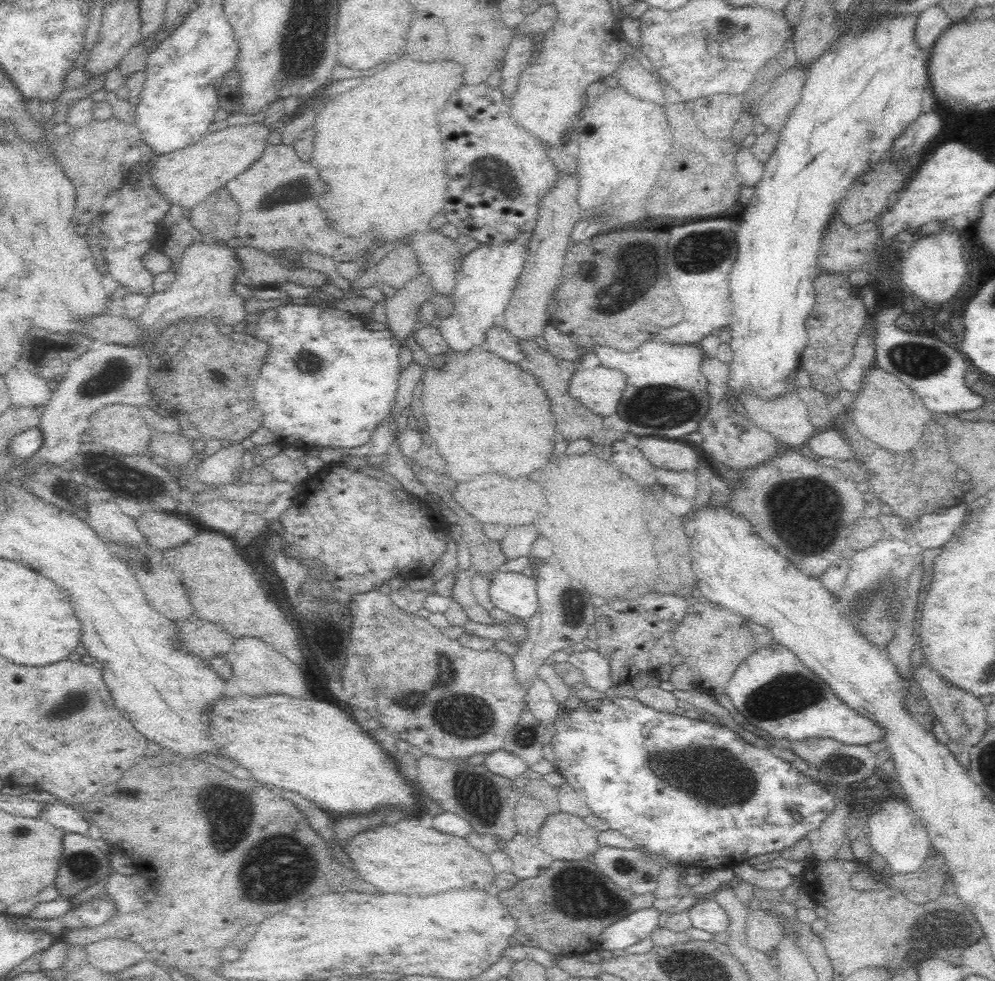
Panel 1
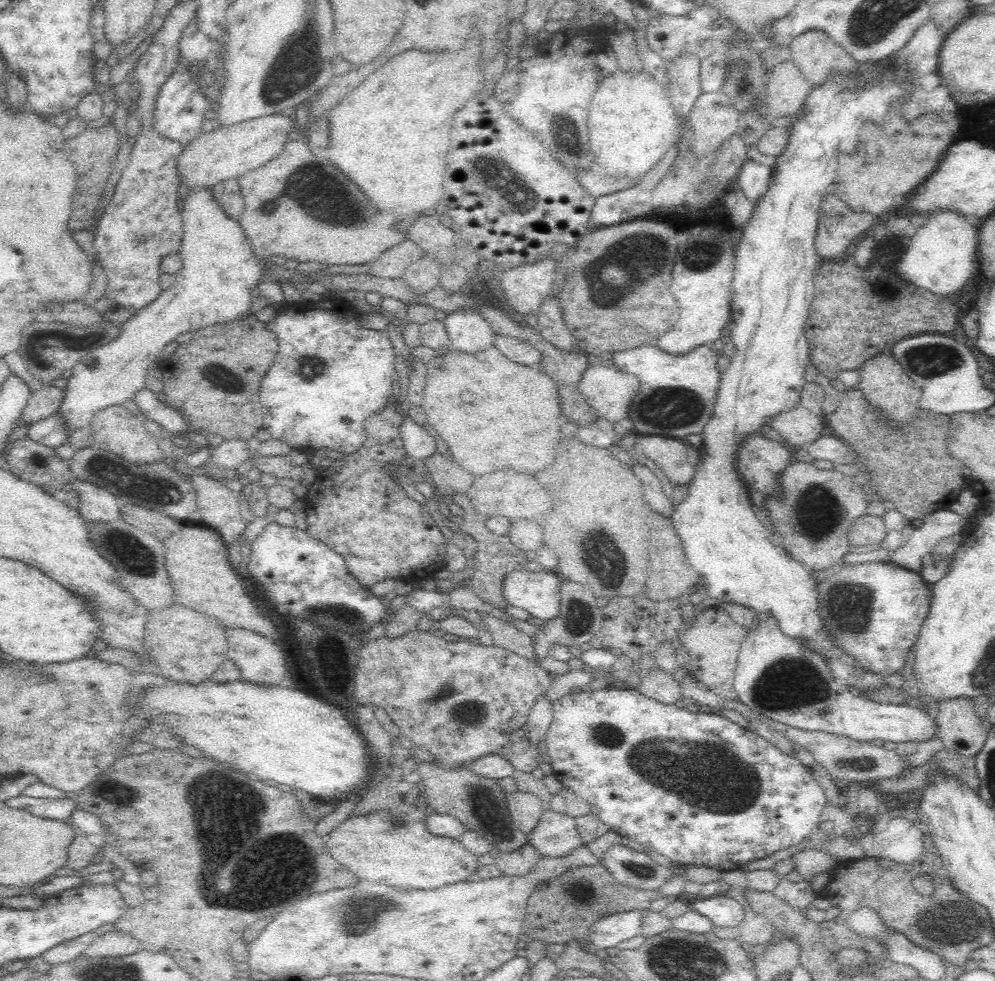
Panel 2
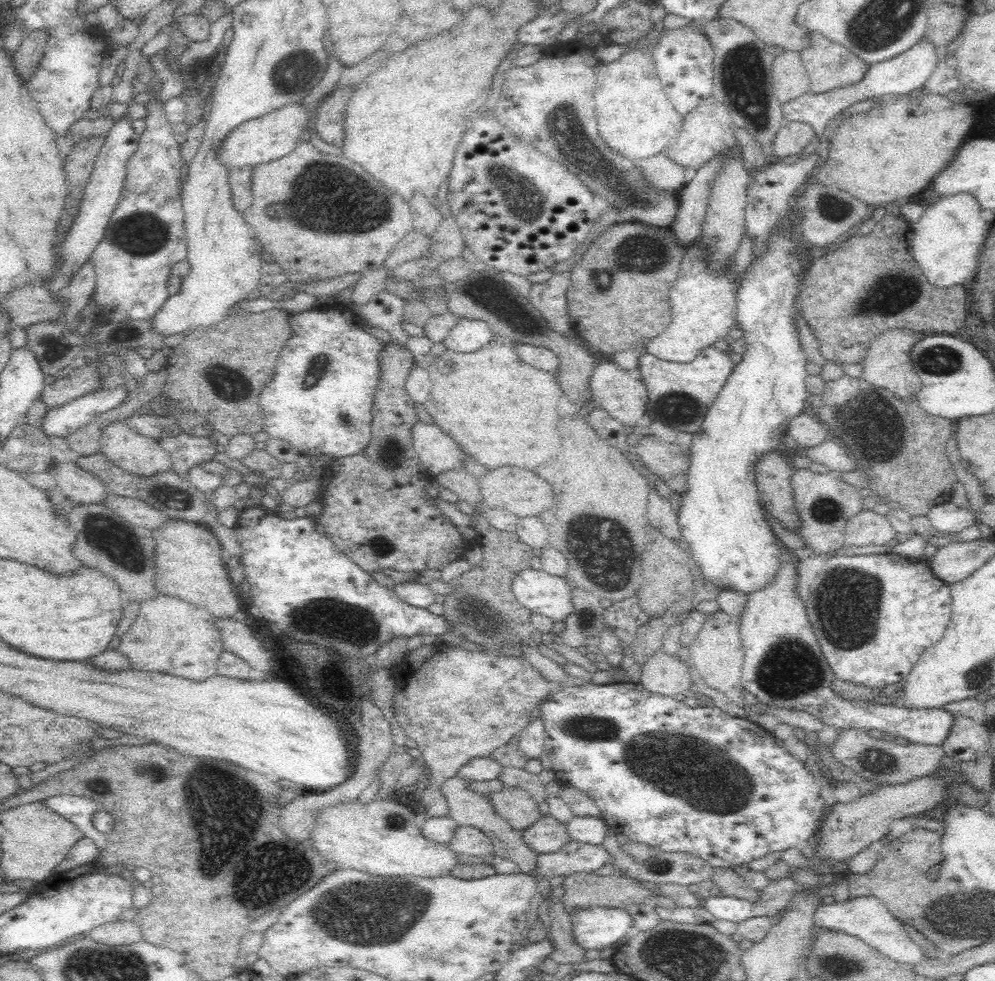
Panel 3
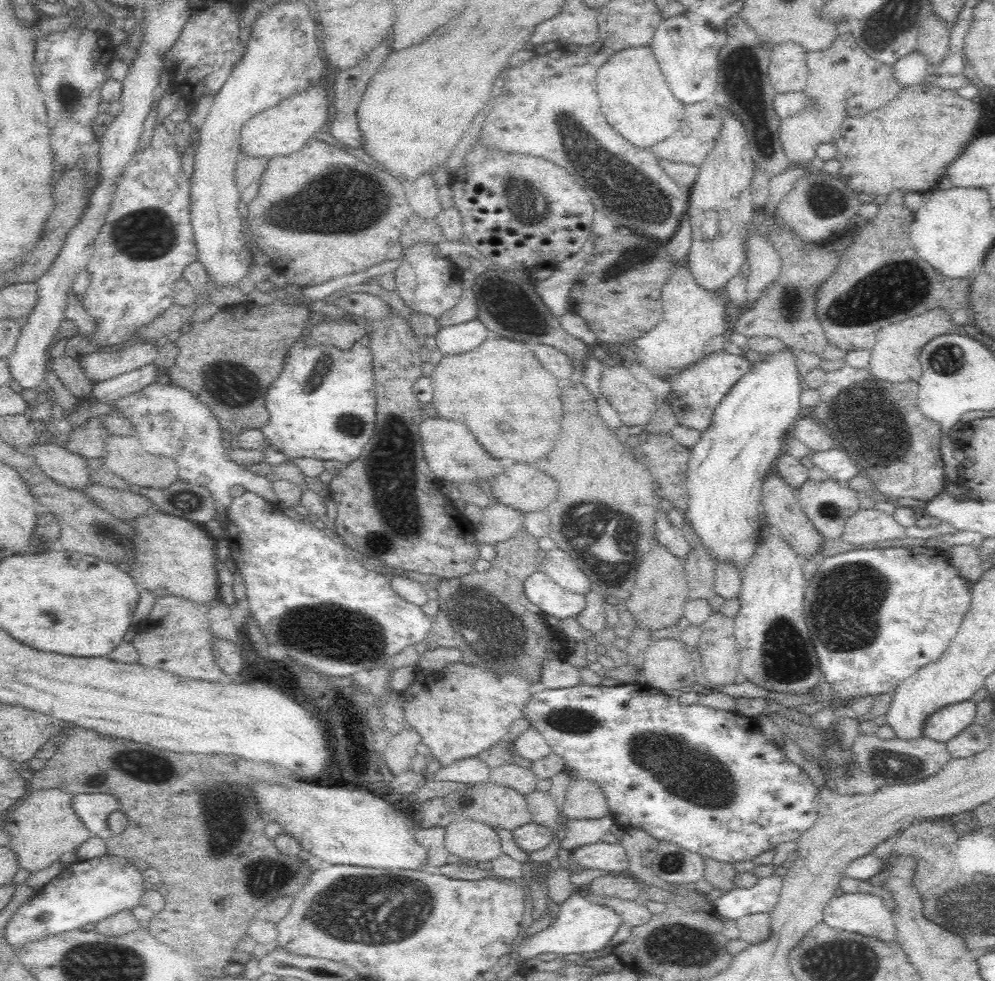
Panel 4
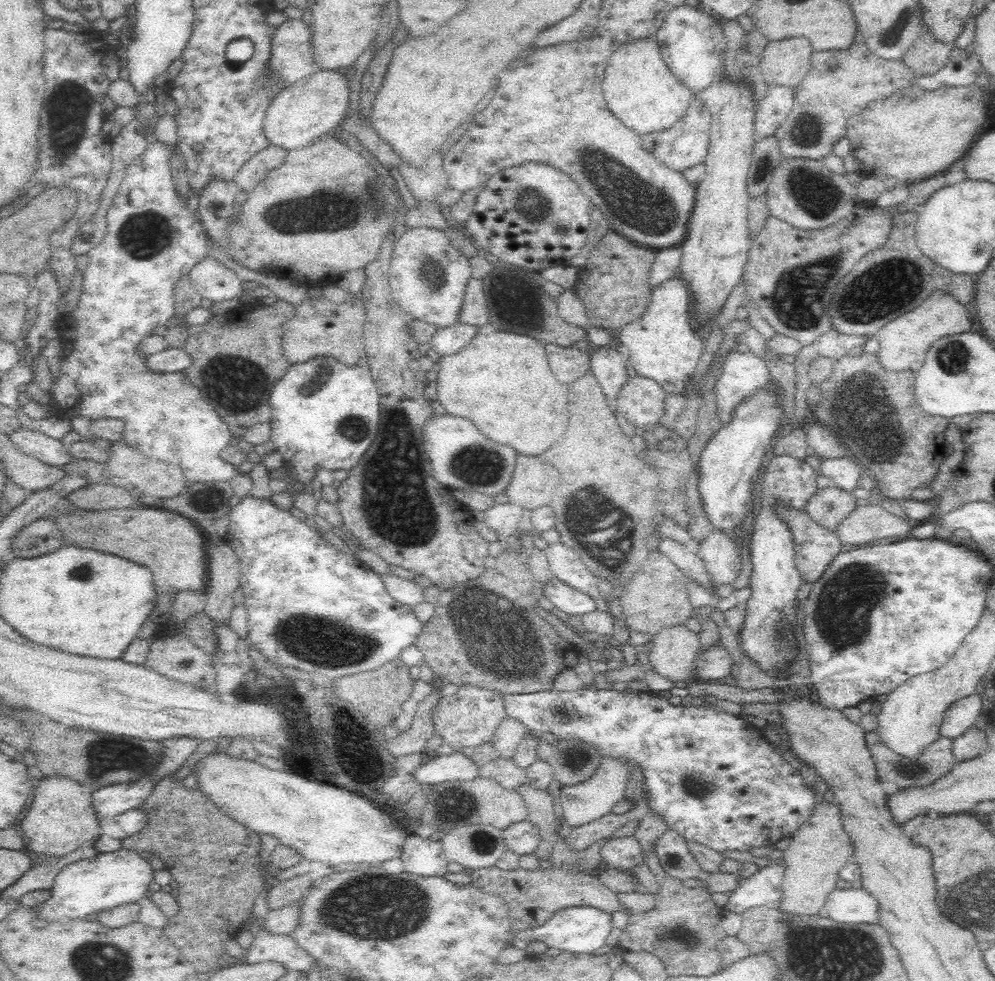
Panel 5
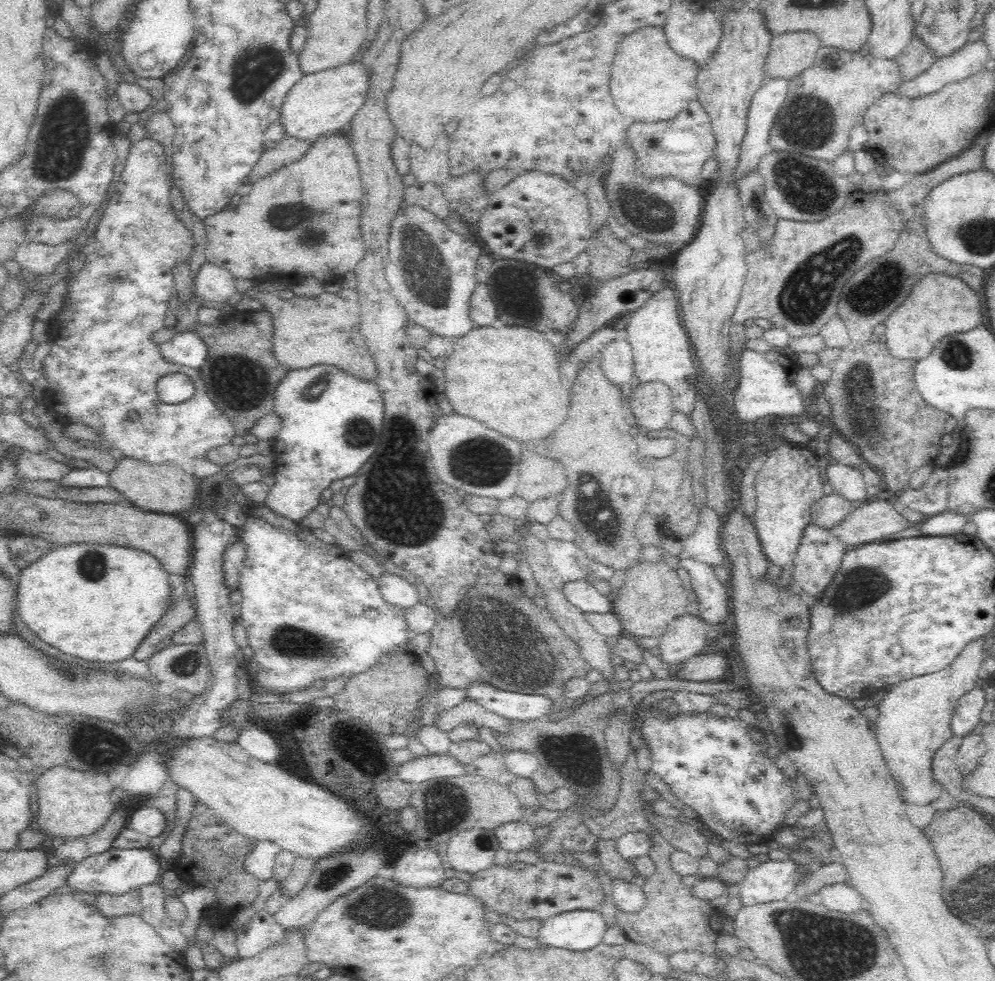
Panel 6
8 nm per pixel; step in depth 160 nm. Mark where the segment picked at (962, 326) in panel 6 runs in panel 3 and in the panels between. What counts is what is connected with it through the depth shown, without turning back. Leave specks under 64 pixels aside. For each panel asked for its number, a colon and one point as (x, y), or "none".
3: (887, 365)
4: (894, 357)
5: (903, 342)

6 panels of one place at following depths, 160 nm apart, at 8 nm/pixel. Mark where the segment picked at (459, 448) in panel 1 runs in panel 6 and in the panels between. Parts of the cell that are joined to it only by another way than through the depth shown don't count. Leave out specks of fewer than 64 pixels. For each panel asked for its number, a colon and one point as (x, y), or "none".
2: (512, 420)
3: (501, 411)
4: (514, 411)
5: (501, 381)
6: (507, 378)

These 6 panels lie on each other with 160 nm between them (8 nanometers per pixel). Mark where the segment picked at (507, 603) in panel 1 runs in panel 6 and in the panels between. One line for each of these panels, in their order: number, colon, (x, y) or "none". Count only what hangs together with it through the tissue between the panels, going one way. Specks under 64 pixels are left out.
2: (536, 592)
3: (536, 590)
4: (539, 589)
5: (564, 598)
6: (582, 594)

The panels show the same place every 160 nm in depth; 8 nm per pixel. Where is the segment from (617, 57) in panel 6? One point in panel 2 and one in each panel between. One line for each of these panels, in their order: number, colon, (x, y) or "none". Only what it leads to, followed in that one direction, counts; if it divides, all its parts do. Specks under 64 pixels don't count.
2: (631, 125)
3: (635, 118)
4: (634, 97)
5: (640, 91)

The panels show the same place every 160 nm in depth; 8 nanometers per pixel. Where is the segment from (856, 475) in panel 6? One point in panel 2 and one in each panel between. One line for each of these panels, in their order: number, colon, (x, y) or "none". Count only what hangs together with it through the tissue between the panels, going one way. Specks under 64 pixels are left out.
2: (827, 447)
3: (832, 455)
4: (836, 465)
5: (844, 472)

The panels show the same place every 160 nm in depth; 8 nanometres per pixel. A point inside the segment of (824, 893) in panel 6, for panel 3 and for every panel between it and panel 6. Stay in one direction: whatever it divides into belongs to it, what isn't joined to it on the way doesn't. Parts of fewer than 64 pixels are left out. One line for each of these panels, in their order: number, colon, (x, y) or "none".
3: (866, 917)
4: (865, 913)
5: (854, 905)

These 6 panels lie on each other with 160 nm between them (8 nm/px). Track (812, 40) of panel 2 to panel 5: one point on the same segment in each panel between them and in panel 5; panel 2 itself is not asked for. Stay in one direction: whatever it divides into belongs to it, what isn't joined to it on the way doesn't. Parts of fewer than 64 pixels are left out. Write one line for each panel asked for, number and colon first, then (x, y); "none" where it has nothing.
3: (829, 65)
4: (844, 81)
5: (843, 82)

